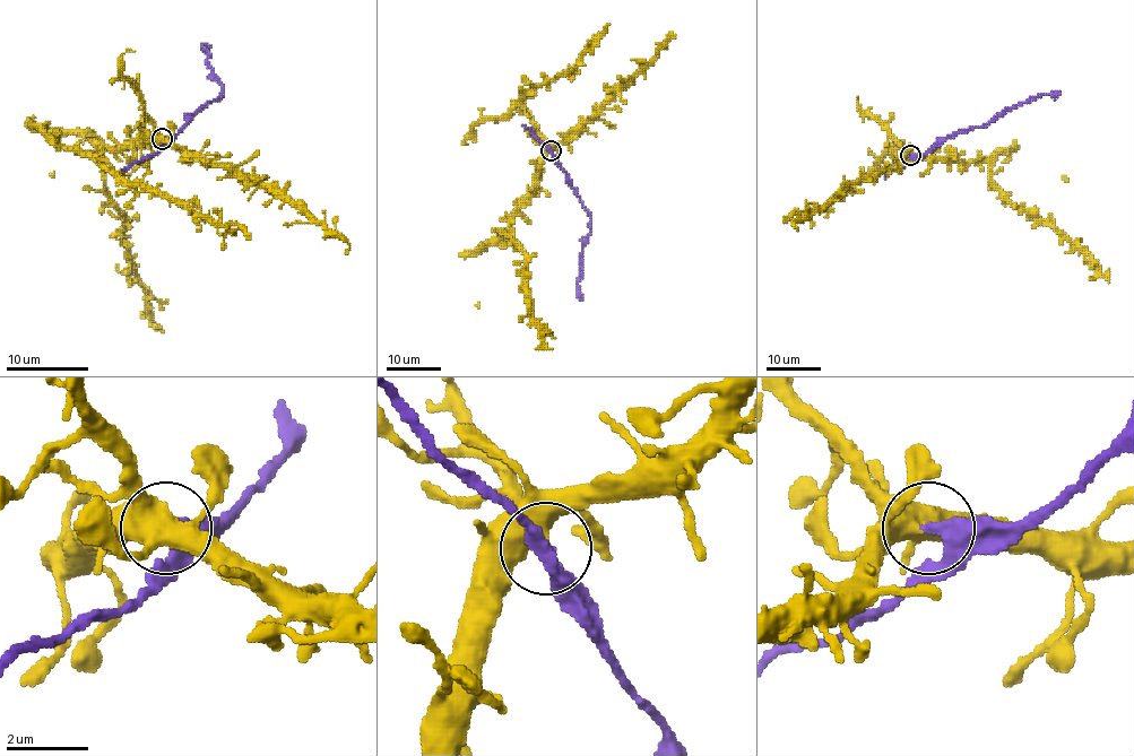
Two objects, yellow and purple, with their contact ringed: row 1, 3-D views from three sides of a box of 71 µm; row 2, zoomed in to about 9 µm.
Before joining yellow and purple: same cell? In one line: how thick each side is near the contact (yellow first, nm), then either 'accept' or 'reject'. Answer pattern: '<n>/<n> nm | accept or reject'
480/400 nm | reject

